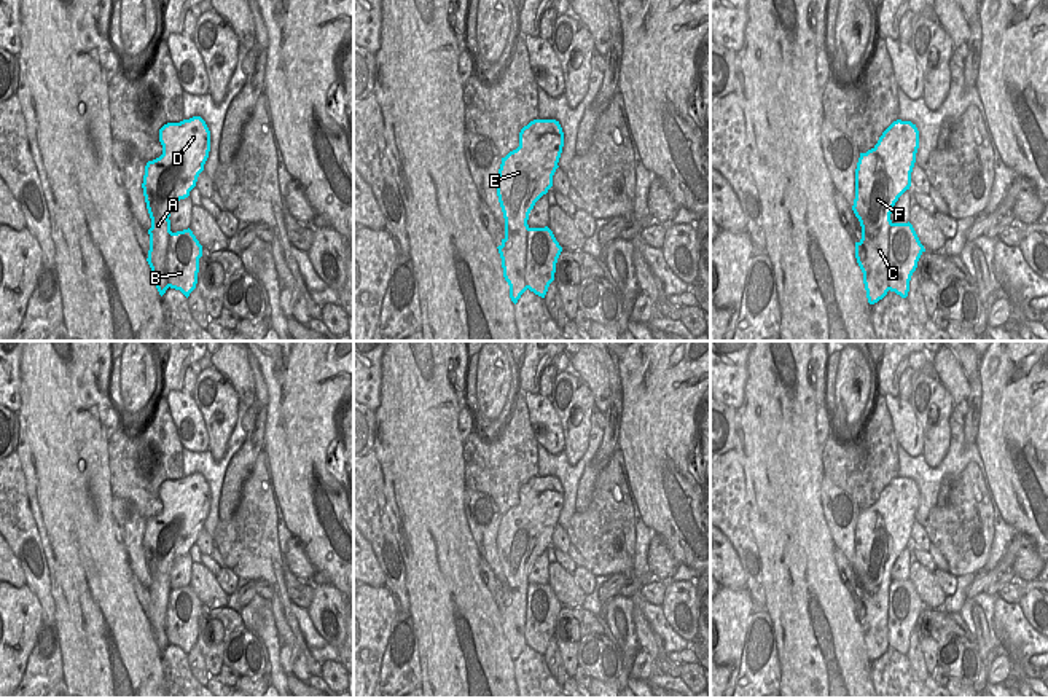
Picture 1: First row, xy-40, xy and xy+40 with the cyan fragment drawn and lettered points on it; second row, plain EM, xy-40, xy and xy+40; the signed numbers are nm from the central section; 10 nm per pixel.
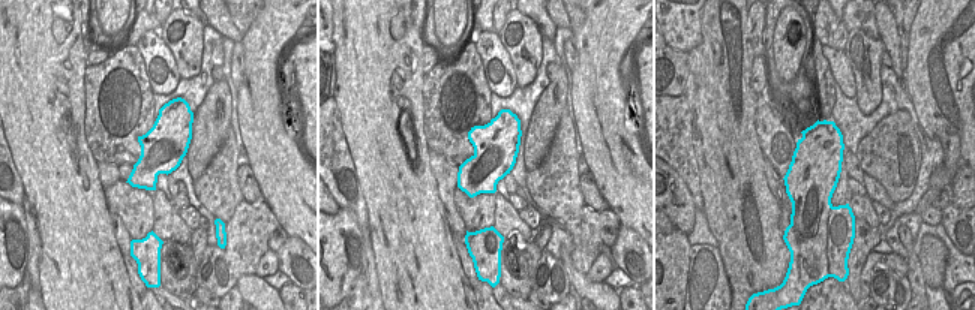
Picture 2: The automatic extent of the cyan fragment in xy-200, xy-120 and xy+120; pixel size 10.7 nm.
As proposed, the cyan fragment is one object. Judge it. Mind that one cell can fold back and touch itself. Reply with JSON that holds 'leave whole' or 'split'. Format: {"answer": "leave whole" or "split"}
{"answer": "split"}

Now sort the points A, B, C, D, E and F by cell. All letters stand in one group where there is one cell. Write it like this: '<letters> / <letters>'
A C D E F / B

